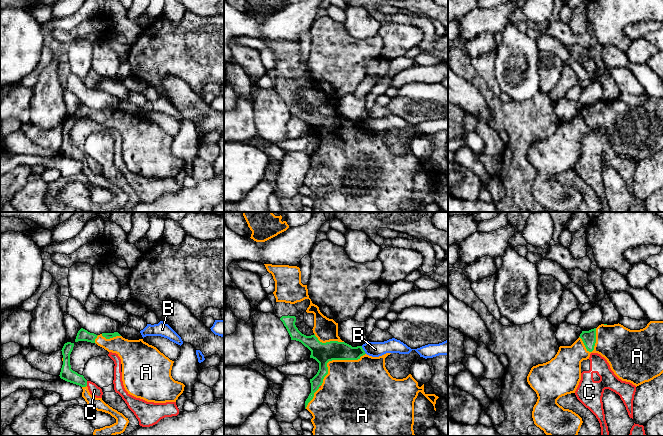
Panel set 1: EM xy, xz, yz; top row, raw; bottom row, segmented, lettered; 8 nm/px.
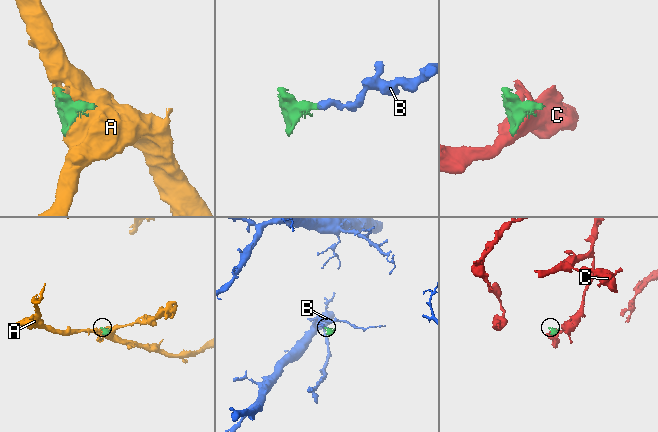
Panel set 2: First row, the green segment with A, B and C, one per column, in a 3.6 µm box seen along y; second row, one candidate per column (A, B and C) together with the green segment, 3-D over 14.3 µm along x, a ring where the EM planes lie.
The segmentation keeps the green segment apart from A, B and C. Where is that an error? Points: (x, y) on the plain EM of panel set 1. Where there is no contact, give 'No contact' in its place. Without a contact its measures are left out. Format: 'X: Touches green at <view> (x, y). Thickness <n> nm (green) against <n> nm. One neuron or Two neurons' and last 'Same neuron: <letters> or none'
A: Touches green at xz (335, 135). Thickness 160 nm (green) against 420 nm. One neuron
B: Touches green at xz (363, 126). Thickness 160 nm (green) against 130 nm. Two neurons
C: Touches green at xy (86, 159). Thickness 110 nm (green) against 90 nm. Two neurons
Same neuron: A

